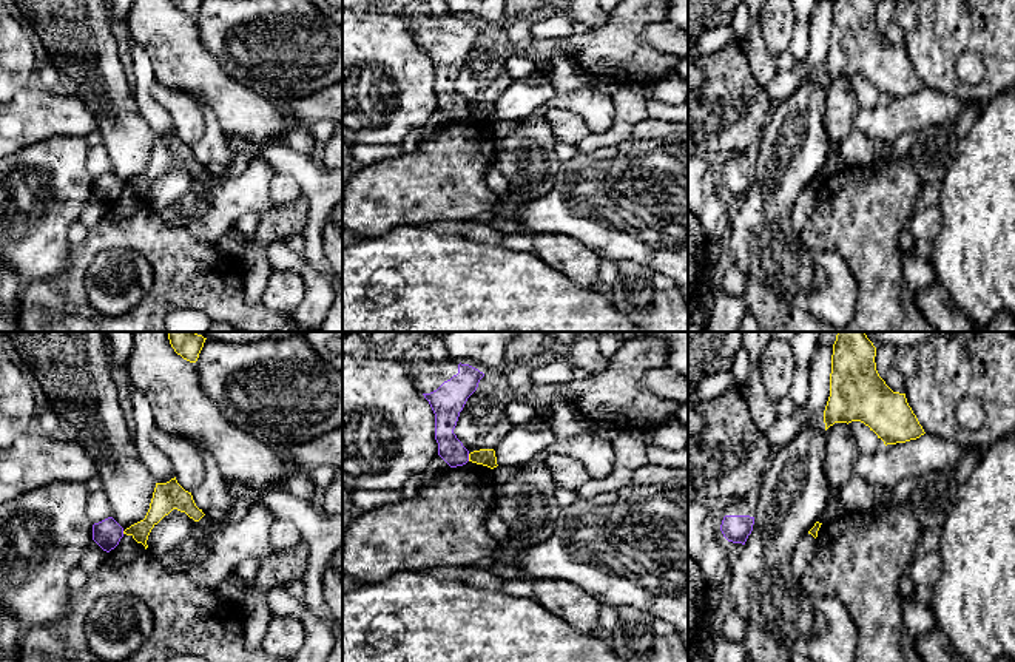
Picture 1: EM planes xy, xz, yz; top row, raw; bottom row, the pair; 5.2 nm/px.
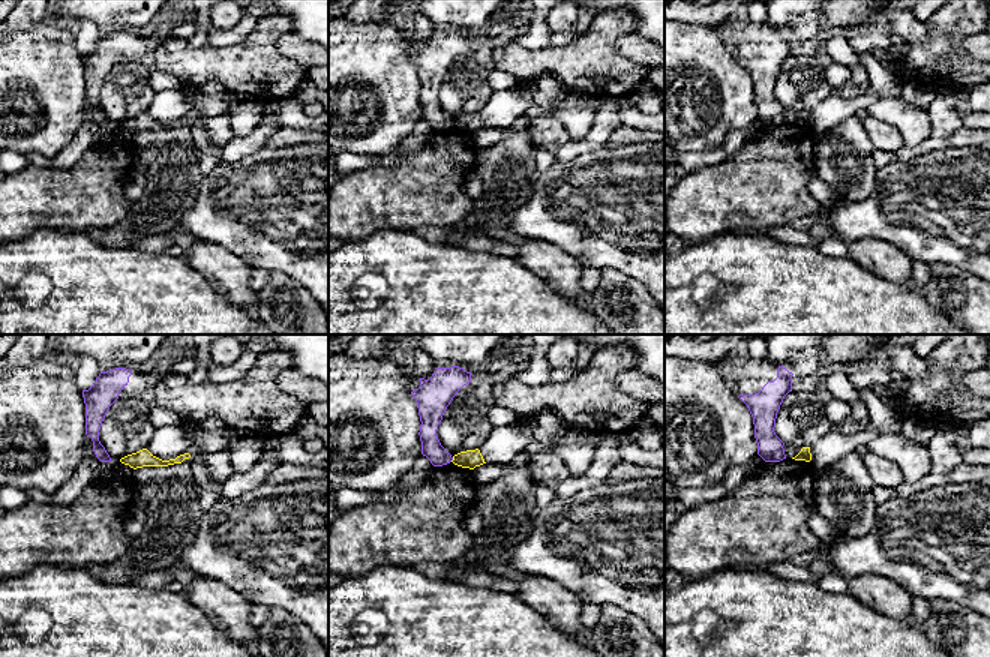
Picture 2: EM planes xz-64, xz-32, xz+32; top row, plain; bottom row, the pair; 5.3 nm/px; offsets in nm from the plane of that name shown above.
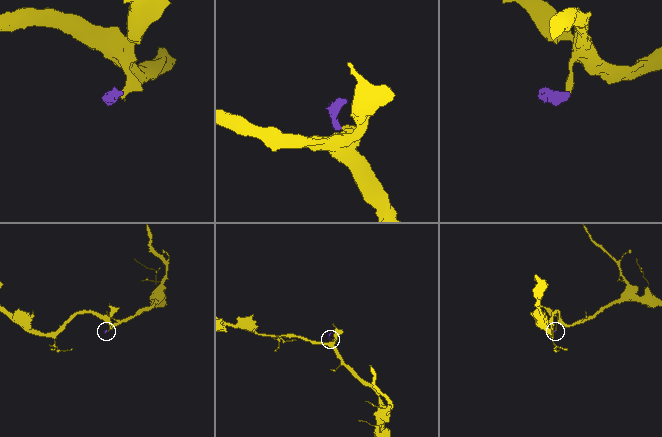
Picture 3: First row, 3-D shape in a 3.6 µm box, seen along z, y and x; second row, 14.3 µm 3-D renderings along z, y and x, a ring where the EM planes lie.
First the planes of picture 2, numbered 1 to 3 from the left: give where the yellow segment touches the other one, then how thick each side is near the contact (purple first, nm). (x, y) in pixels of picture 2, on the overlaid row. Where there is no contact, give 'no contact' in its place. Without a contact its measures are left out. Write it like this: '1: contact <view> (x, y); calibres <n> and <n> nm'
1: no contact
2: contact xz-32 (452, 459); calibres 110 and 100 nm
3: no contact

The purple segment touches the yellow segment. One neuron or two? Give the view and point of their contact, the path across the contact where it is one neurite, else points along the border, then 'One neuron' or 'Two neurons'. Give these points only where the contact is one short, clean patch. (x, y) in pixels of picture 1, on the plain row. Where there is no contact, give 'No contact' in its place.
Touches purple at xz (468, 111). Boundary: xz (468, 108), (469, 114). Two neurons

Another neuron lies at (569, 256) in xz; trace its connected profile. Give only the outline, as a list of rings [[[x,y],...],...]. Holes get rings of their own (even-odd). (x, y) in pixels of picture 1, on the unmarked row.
[[[560,233],[537,235],[532,253],[589,290],[603,289],[599,278],[602,258],[574,238]]]

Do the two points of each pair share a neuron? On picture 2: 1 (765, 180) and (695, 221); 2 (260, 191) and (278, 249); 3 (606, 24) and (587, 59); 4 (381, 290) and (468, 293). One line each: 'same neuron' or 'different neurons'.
1: same neuron
2: same neuron
3: same neuron
4: same neuron

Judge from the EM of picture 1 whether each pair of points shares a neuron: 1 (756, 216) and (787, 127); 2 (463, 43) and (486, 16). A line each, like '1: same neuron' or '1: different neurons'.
1: same neuron
2: different neurons

